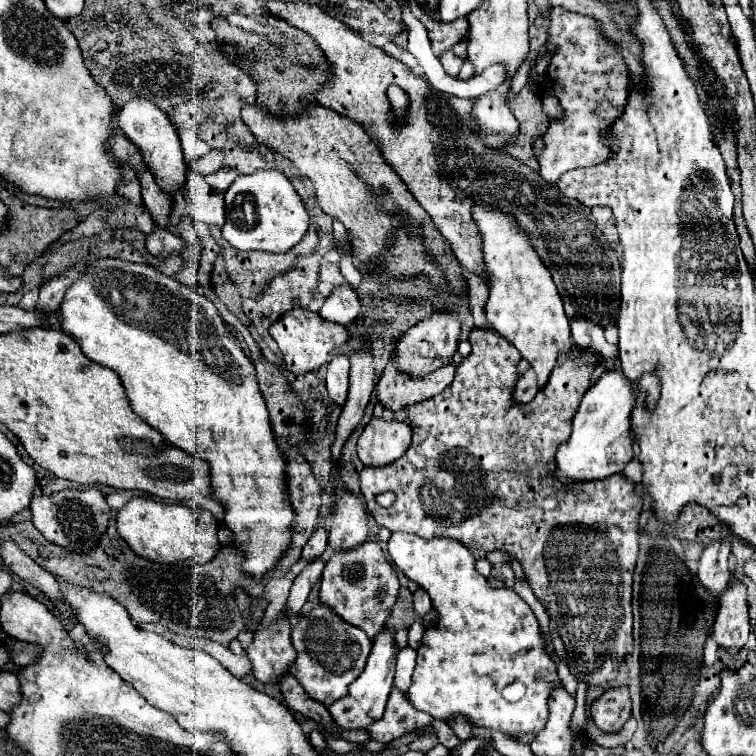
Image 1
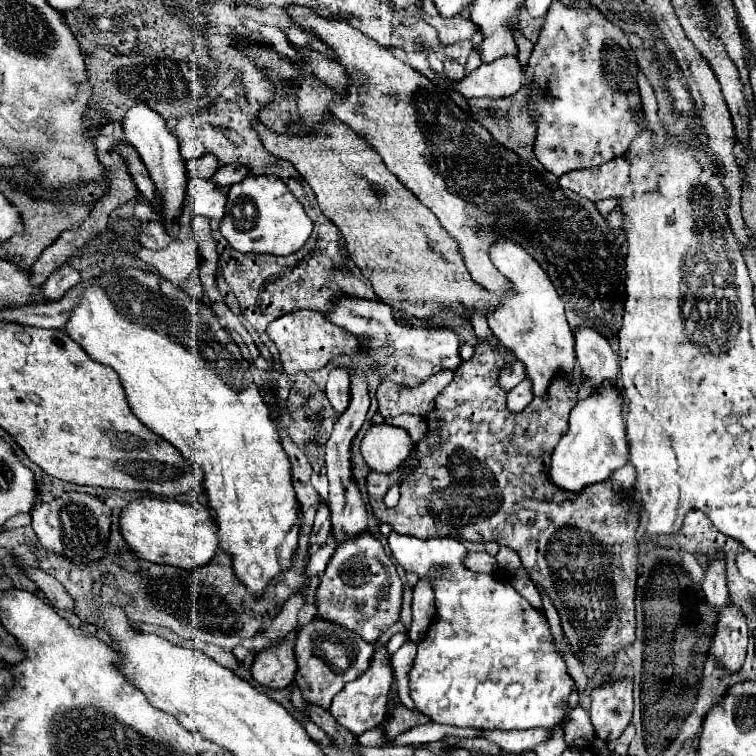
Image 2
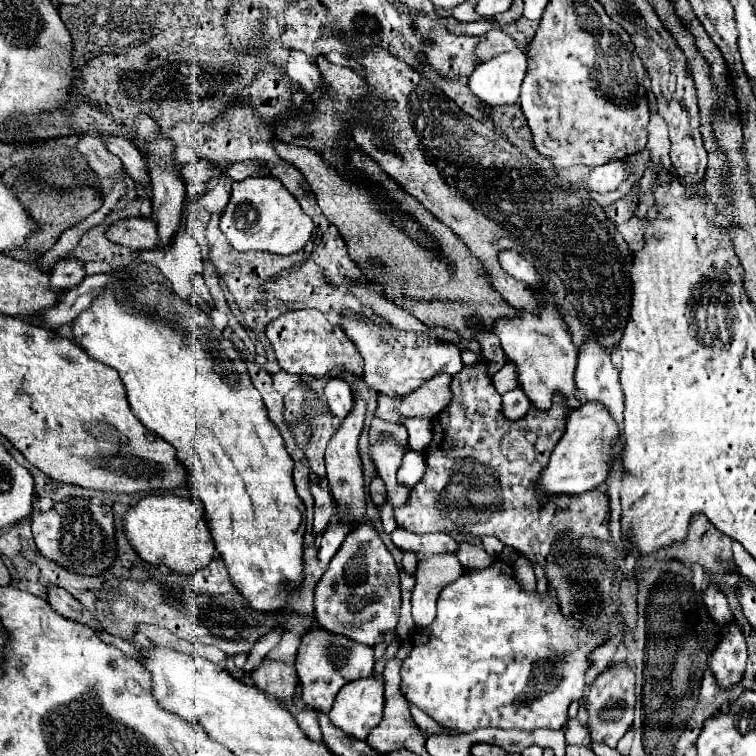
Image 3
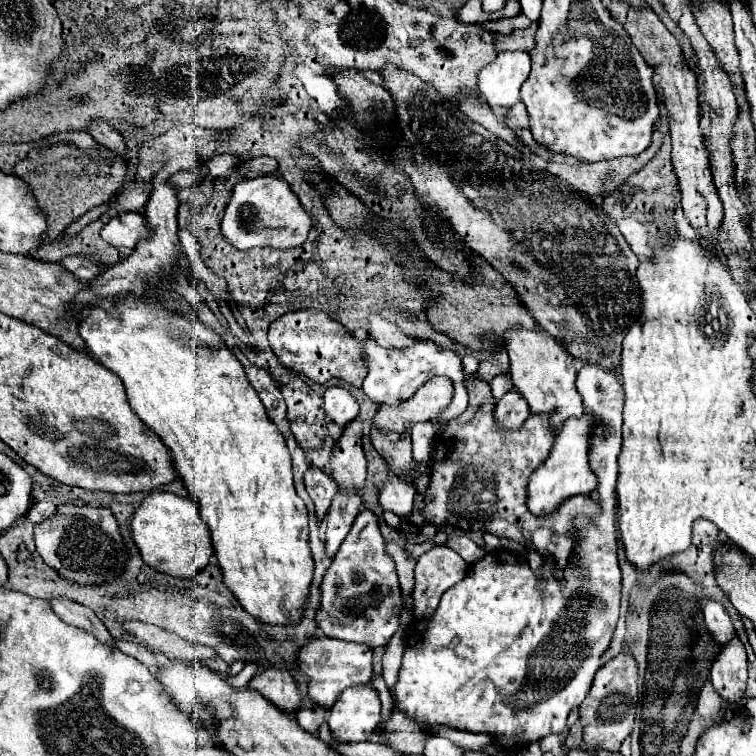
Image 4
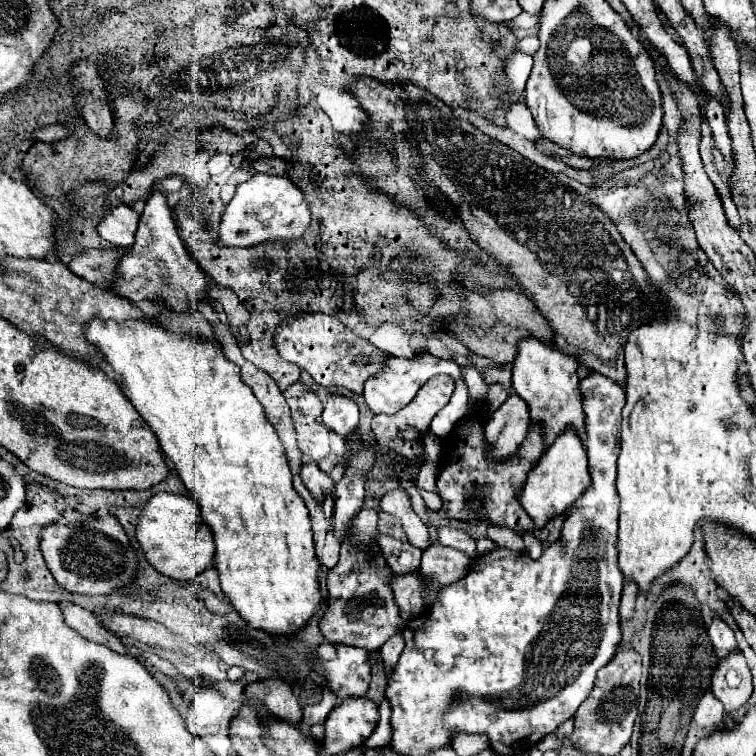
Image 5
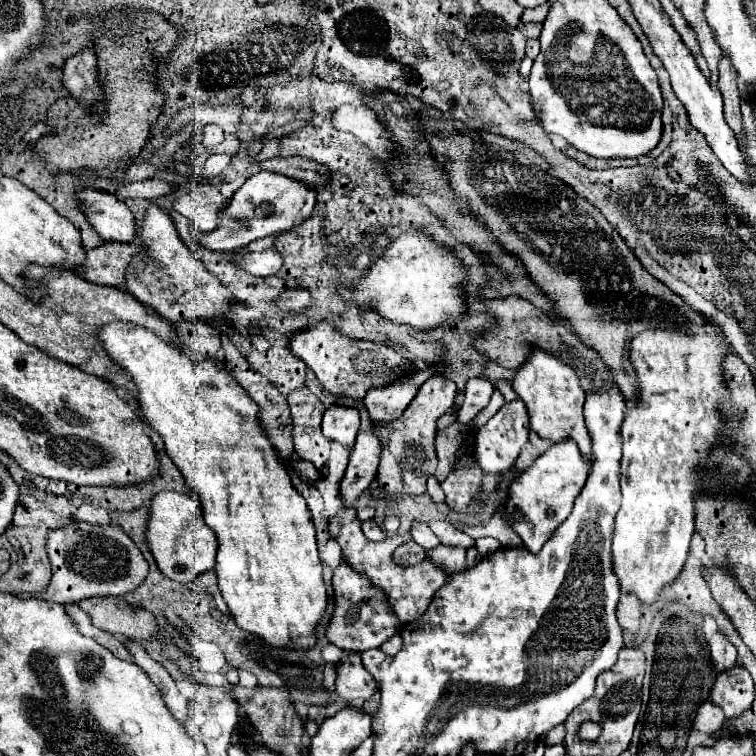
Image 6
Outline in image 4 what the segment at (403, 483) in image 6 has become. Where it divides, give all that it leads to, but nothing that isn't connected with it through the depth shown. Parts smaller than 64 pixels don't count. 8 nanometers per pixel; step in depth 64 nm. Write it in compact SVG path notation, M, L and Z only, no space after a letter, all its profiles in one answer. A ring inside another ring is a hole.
M434 376L424 384L412 400L406 400L404 404L398 404L396 408L388 408L386 404L380 404L374 424L382 428L382 432L398 432L398 434L410 434L410 428L416 422L426 422L436 418L444 408L452 402L452 380L444 376Z

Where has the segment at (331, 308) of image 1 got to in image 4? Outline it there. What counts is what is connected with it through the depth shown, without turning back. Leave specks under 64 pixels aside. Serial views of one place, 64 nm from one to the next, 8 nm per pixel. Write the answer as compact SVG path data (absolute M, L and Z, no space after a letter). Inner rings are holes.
M372 336L358 338L358 342L362 344L364 360L366 360L366 366L368 366L368 374L364 378L362 388L364 388L364 392L374 402L378 402L378 404L390 404L390 406L400 404L400 402L408 400L432 376L442 374L442 376L448 376L454 382L454 394L450 406L445 408L438 417L431 420L436 432L442 432L452 418L458 417L466 410L468 394L466 394L466 388L462 384L462 378L464 378L462 358L454 350L442 348L440 344L436 344L432 340L414 340L410 346L404 346L400 350L382 348L382 346L378 346L378 342Z

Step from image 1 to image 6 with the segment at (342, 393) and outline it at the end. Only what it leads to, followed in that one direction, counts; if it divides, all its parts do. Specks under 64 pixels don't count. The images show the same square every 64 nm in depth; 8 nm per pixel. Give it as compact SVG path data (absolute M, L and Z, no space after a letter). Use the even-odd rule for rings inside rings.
M332 404L326 408L322 418L322 432L326 438L336 440L346 448L352 448L358 428L360 428L358 408L338 406L338 404Z

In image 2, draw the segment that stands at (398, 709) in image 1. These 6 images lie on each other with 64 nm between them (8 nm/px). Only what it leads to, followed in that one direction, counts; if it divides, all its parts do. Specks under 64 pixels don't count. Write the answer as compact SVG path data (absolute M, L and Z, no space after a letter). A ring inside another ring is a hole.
M392 698L392 712L390 712L388 720L382 722L378 728L386 734L386 738L394 740L398 734L402 734L418 724L428 724L428 722L432 722L432 720L428 720L422 712L410 710L398 698Z

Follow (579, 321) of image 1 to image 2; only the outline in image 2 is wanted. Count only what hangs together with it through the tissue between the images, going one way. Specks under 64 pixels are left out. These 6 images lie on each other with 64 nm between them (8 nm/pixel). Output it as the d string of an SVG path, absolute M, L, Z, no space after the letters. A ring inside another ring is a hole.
M576 328L574 330L574 340L576 340L576 360L582 370L584 380L594 380L594 386L600 386L604 380L618 380L618 356L610 342L596 332L594 328Z

